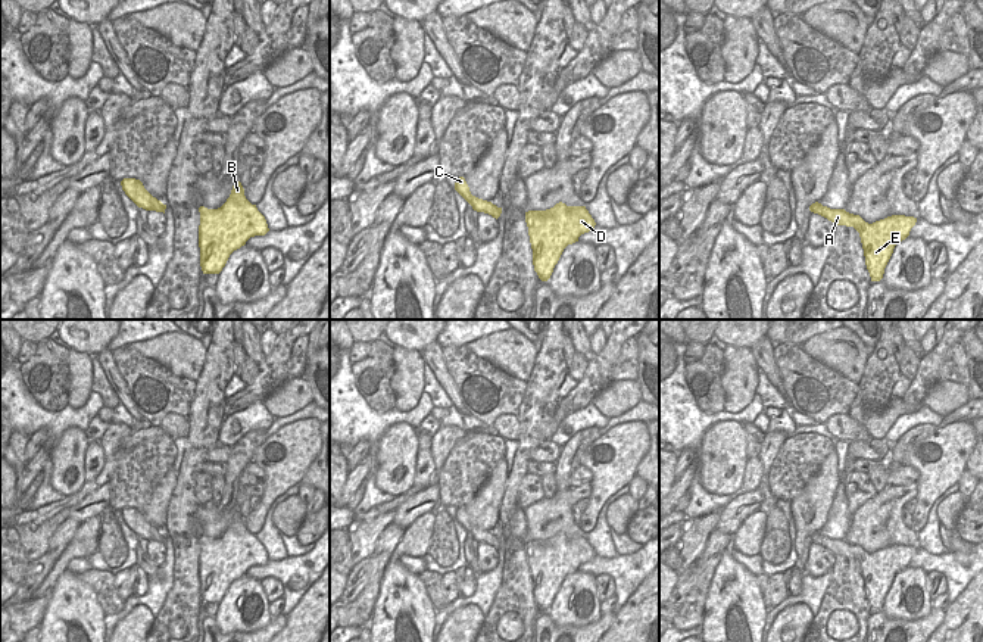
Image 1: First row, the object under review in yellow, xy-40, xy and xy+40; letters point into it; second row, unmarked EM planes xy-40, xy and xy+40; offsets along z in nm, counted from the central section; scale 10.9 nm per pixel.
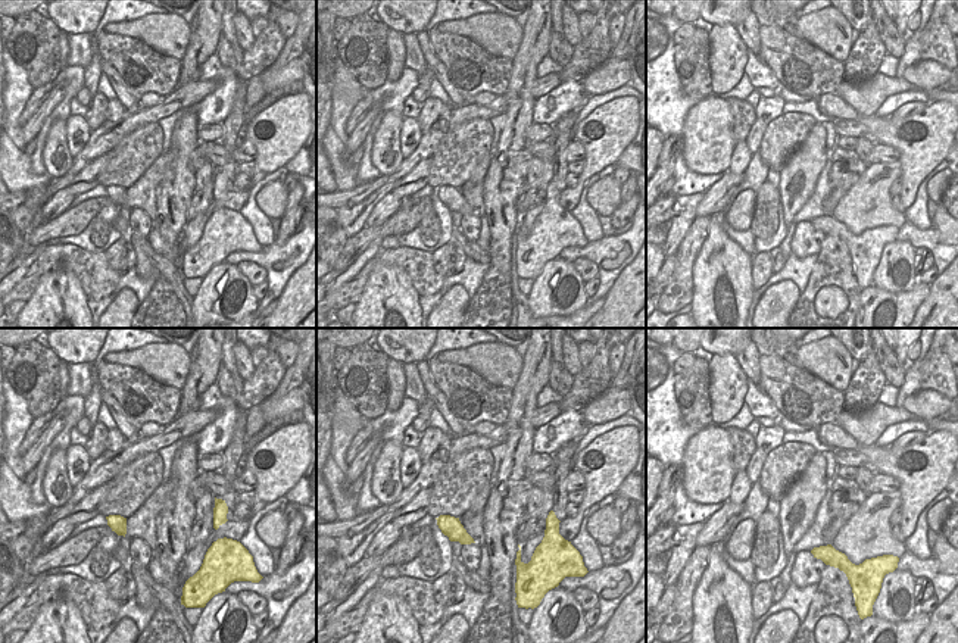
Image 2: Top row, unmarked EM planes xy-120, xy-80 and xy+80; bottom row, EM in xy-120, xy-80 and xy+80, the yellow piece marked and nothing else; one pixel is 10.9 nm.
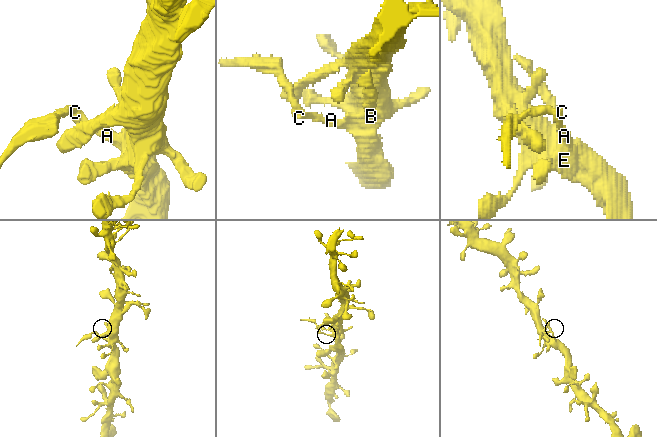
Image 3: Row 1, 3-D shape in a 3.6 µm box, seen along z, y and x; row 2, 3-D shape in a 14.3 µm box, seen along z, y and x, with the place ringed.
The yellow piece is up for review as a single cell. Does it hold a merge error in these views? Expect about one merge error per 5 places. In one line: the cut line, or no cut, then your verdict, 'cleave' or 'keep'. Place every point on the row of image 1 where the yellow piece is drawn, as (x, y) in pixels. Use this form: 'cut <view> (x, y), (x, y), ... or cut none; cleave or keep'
cut xy+40 (827, 208), (821, 215); cleave

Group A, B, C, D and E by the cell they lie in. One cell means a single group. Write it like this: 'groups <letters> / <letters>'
groups A B D E / C

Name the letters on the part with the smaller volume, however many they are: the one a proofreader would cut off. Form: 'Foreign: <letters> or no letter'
Foreign: C

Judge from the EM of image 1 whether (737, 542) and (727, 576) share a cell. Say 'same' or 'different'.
different

